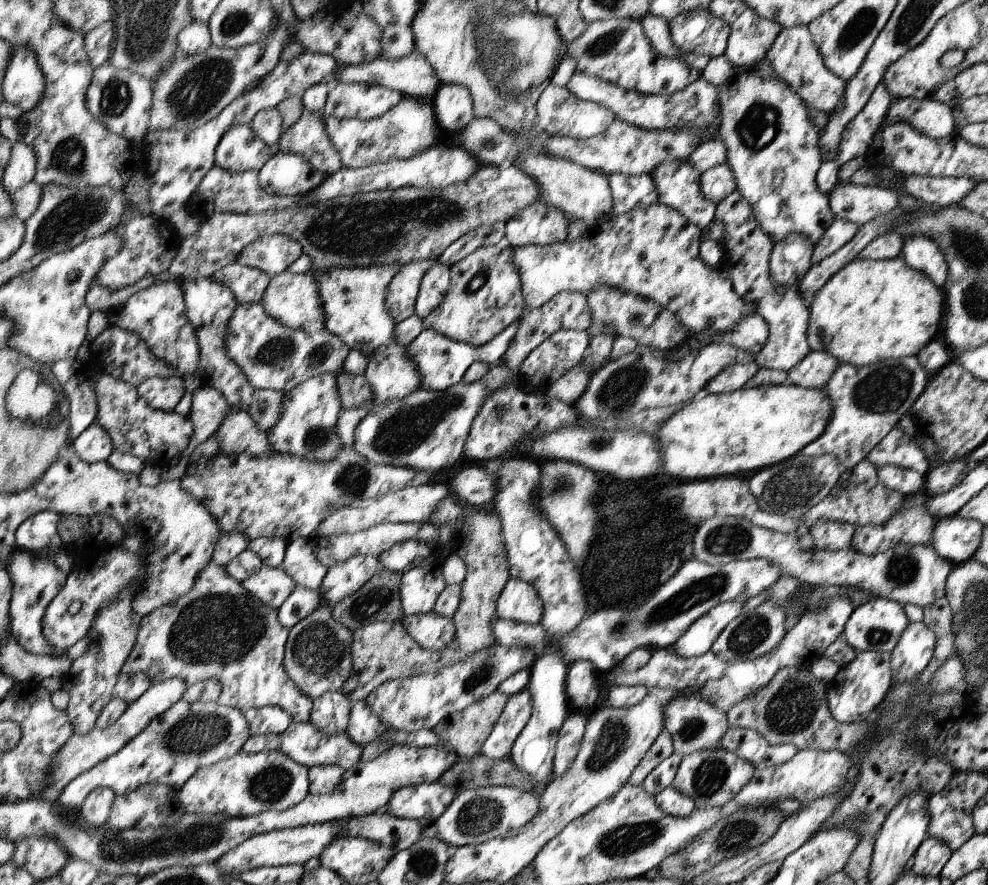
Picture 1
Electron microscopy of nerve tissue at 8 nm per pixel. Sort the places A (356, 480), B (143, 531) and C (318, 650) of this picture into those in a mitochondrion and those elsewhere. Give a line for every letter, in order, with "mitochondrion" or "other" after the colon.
A: mitochondrion
B: other
C: mitochondrion

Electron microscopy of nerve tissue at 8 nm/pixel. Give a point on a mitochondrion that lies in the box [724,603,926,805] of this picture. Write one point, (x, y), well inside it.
(790, 709)

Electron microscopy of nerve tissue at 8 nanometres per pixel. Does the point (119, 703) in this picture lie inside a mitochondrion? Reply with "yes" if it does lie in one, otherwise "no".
no

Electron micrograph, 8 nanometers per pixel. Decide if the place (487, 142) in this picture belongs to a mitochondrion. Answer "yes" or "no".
yes

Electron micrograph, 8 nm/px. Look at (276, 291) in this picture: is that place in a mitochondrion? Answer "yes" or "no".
no

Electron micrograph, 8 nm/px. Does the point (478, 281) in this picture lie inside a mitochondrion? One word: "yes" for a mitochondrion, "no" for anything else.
yes

